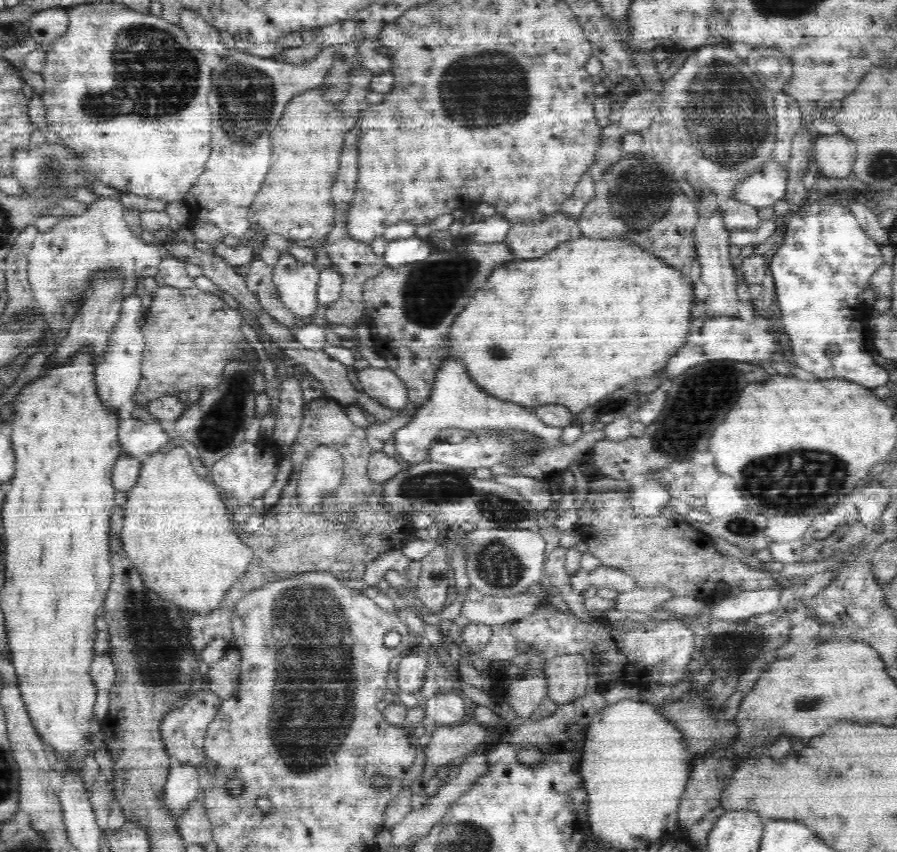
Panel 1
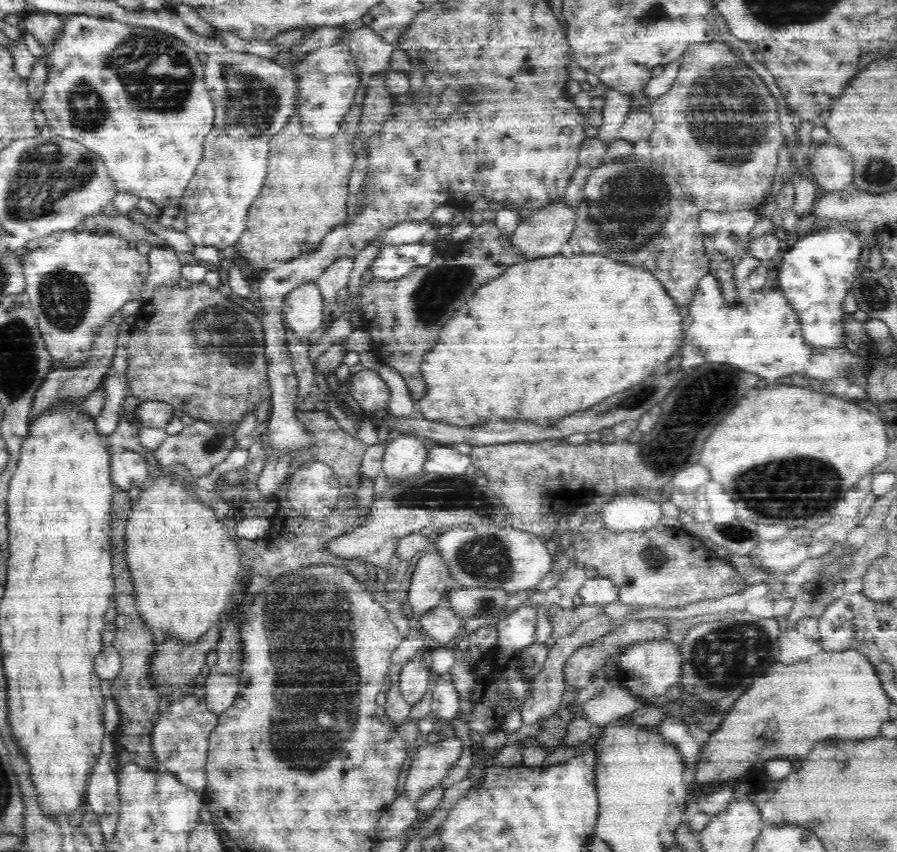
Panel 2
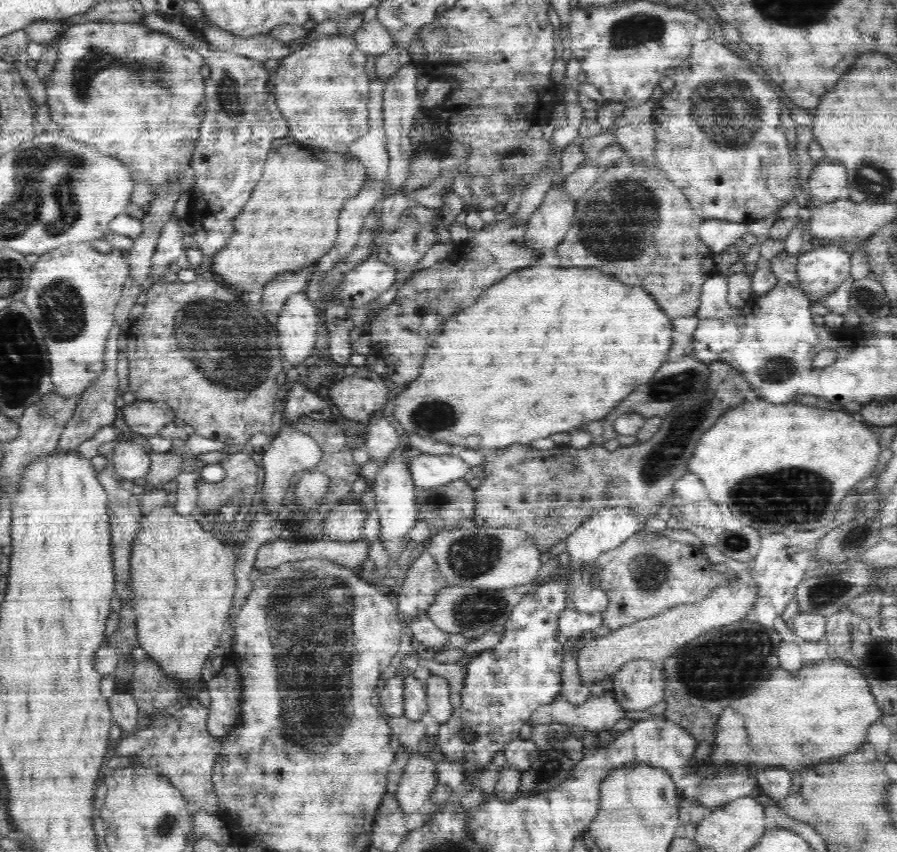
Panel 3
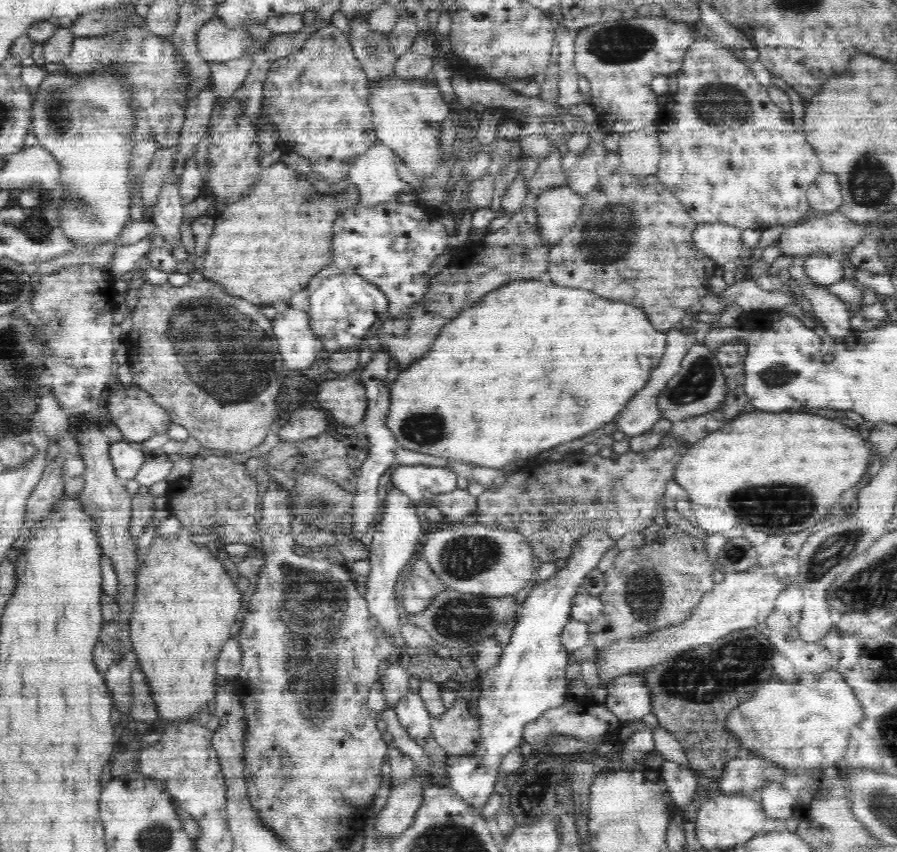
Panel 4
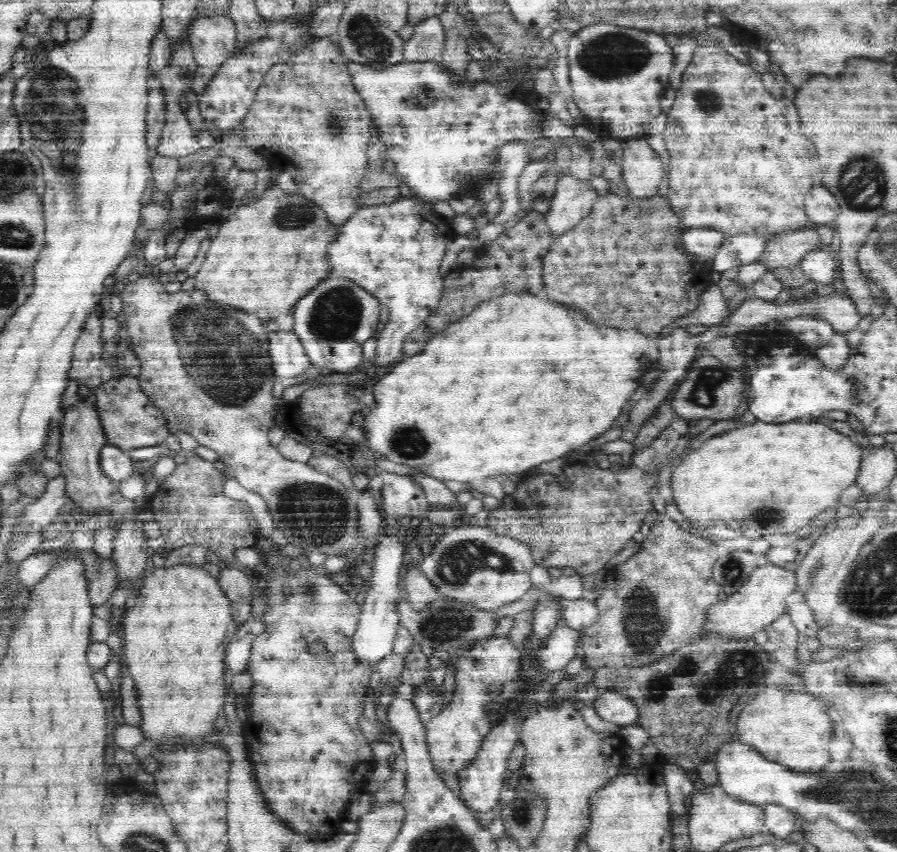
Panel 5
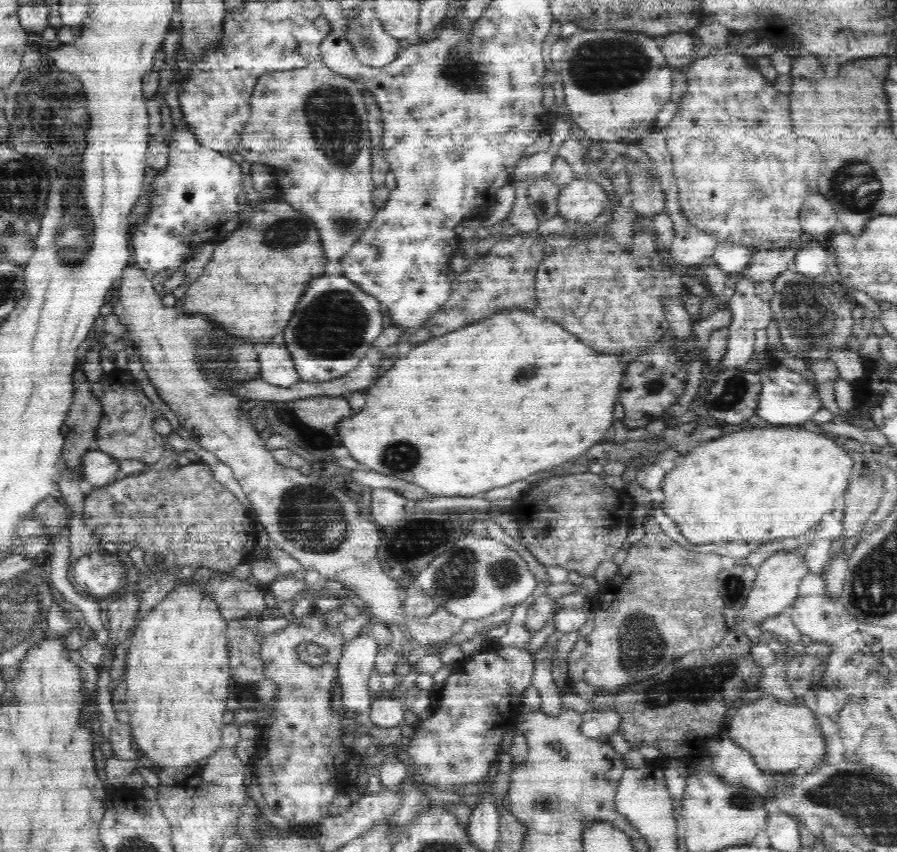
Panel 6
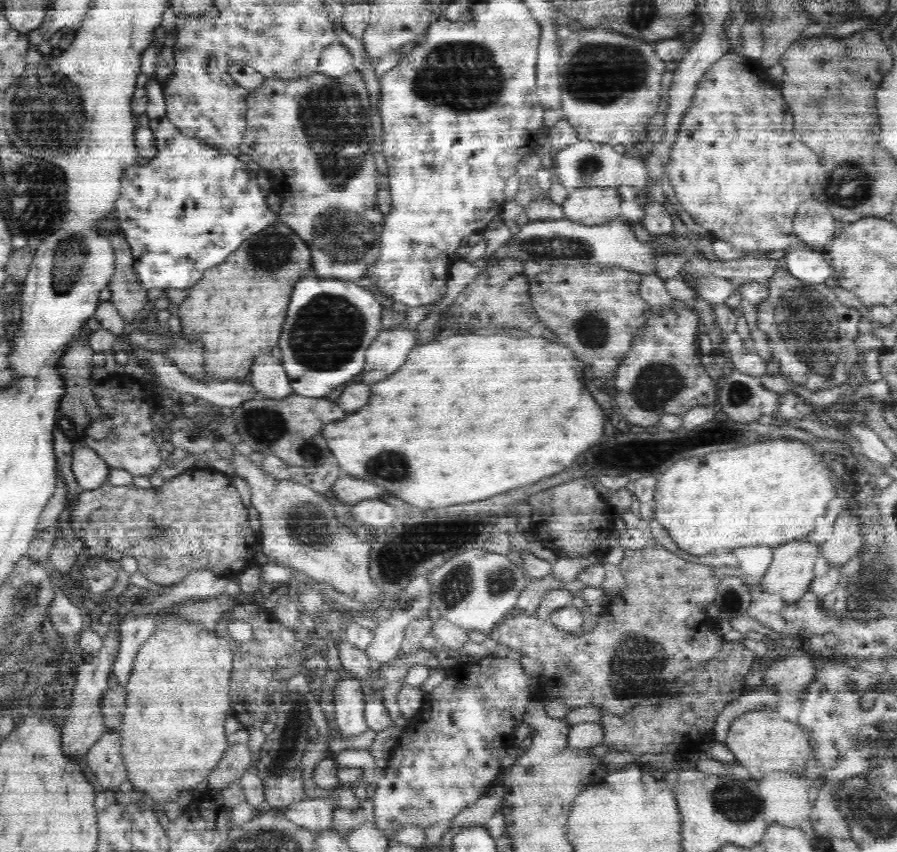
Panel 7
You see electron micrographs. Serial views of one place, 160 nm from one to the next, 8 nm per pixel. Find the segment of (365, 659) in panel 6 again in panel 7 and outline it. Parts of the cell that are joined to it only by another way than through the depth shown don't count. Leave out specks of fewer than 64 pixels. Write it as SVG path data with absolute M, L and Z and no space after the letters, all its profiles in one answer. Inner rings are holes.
M343 672L333 690L335 707L335 733L338 737L352 738L368 730L364 718L365 682Z

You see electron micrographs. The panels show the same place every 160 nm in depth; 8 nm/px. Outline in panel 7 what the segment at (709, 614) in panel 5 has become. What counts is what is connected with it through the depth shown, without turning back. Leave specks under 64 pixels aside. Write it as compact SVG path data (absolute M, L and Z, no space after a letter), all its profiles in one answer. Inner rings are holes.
M794 540L774 550L774 560L760 582L760 588L780 594L784 602L792 604L806 594L820 548L806 540Z

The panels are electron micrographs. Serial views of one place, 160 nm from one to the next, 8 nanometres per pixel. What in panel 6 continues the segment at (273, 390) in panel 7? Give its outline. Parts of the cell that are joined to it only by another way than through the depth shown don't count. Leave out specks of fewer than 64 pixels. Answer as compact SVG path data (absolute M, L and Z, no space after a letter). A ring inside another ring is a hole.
M268 344L260 352L258 358L260 358L260 370L264 370L264 374L260 374L264 382L275 386L290 387L300 381L295 361L292 362L293 358L284 346Z

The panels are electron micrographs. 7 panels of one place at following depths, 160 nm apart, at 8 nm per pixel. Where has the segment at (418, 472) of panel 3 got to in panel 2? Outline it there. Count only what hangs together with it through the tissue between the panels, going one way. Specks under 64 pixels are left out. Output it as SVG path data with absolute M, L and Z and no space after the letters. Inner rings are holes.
M435 444L429 450L429 457L423 470L440 474L456 474L470 472L474 462L471 453L462 453L454 444Z

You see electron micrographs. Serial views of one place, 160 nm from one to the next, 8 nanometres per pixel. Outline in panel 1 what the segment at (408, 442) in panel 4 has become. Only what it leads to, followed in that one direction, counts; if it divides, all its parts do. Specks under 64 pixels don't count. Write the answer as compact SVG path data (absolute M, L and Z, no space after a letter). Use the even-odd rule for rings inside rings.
M580 235L576 240L566 240L561 242L557 248L548 251L548 254L536 259L513 260L498 266L486 287L476 296L468 301L458 318L452 326L451 350L454 353L459 351L467 365L472 366L472 374L476 382L483 384L492 392L492 395L500 396L502 399L510 399L512 402L522 402L524 406L535 408L540 404L550 404L559 402L565 404L570 410L575 412L583 411L587 406L600 401L604 396L621 389L627 383L635 382L636 379L653 375L664 368L668 358L672 358L678 348L686 342L686 336L691 331L692 316L691 310L697 302L694 294L695 286L687 277L684 270L666 264L662 258L654 256L652 252L644 250L640 244L628 242L622 236L612 236L612 238L592 238Z

